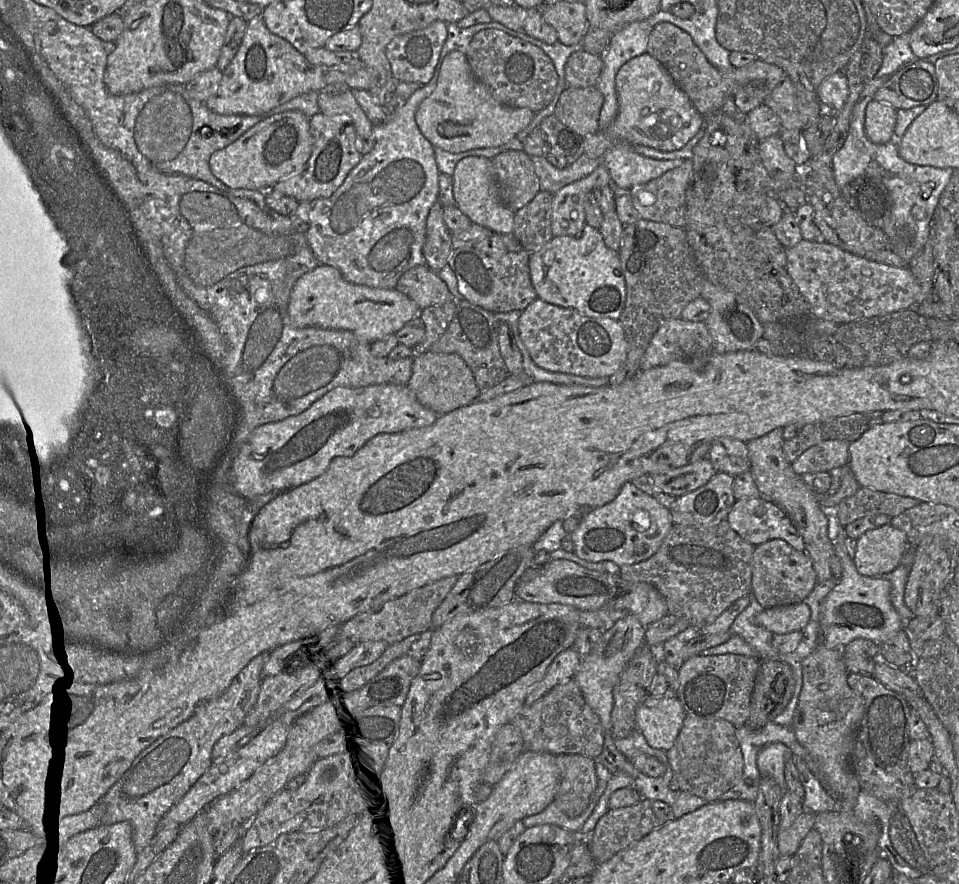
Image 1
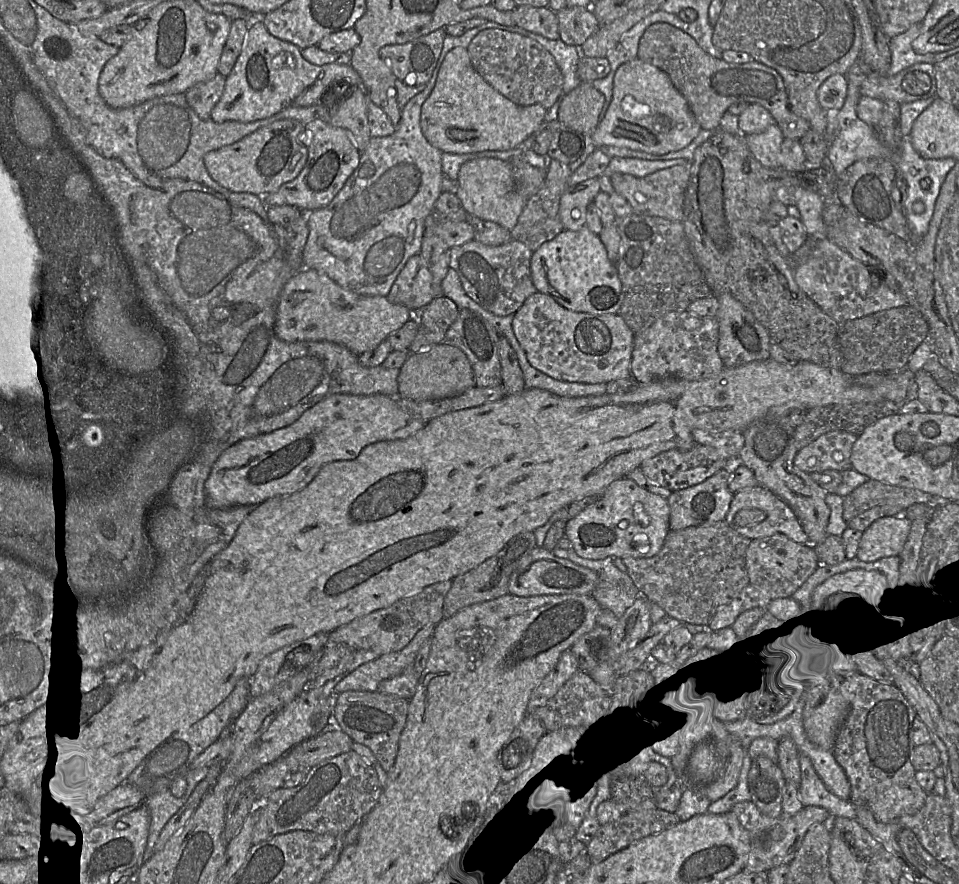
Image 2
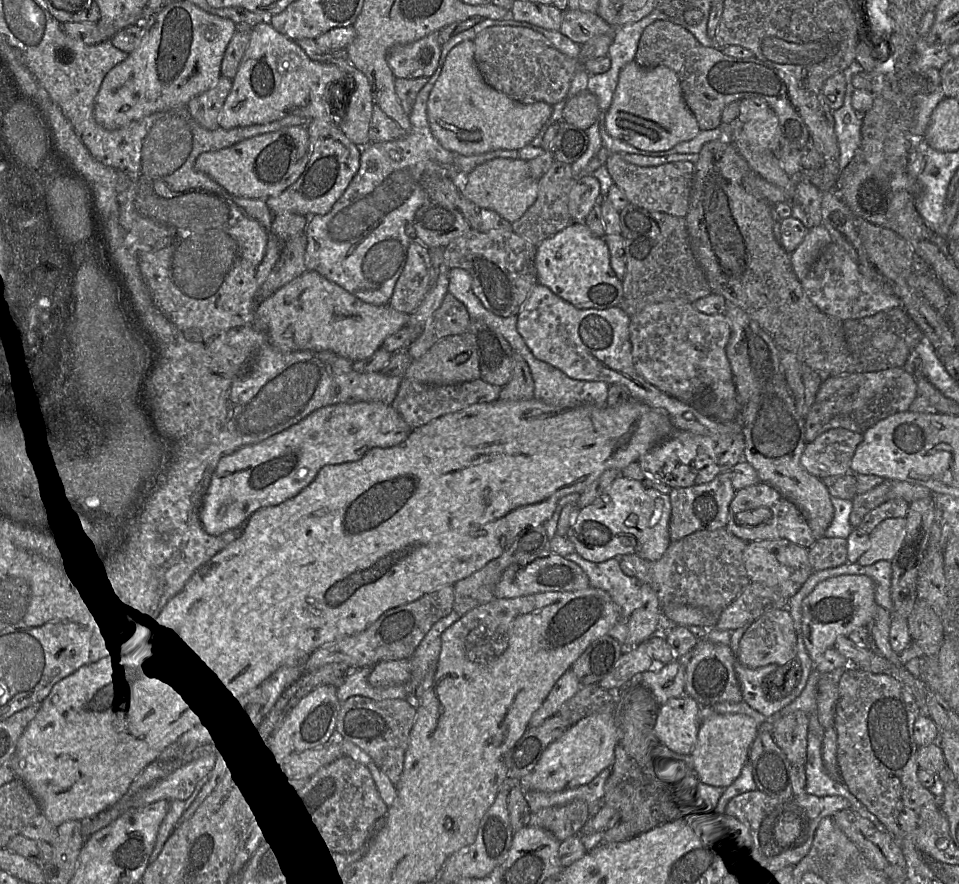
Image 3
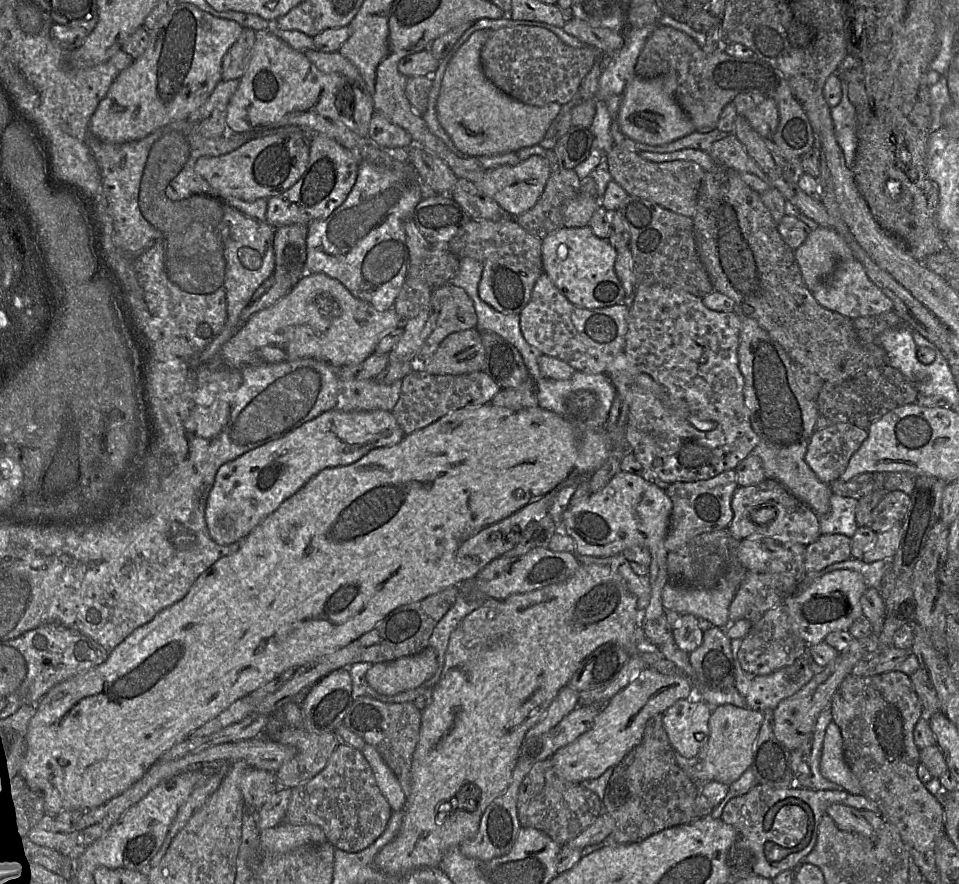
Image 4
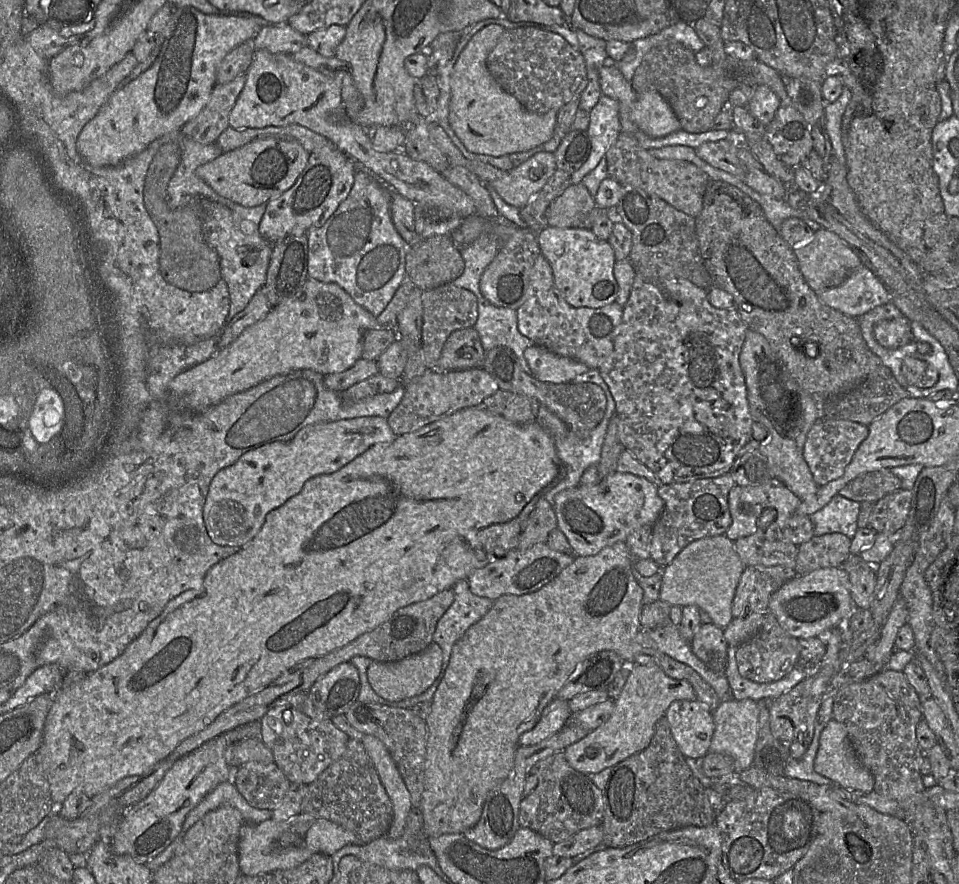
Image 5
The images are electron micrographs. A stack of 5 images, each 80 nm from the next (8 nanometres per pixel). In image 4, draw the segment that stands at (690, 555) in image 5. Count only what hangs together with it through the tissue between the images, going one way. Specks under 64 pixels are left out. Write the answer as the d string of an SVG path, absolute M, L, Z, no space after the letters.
M668 581L661 594L662 606L680 615L691 614L706 619L713 626L726 628L729 622L729 606L737 589L722 582L714 589L684 586Z

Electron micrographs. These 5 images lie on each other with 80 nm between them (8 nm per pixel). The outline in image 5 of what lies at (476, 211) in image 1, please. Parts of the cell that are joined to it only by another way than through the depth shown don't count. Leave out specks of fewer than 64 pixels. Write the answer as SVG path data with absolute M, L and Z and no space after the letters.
M539 152L513 167L501 179L484 184L491 186L507 204L521 209L542 189L556 169L554 153Z

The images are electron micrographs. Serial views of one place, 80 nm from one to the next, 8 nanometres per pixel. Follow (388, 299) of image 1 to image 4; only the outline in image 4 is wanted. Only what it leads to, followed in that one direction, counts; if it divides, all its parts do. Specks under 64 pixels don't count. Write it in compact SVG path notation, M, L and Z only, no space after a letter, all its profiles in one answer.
M306 273L290 291L274 305L255 313L221 347L221 361L240 369L246 366L279 363L302 358L315 358L335 368L357 365L374 353L380 339L394 329L402 327L404 320L394 309L378 311L369 303L354 297L337 279L323 273Z

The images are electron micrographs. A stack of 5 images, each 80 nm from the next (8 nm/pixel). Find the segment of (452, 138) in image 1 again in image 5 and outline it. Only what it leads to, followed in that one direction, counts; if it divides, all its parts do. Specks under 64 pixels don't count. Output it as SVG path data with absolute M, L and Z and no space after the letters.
M495 24L479 30L461 51L451 75L450 126L466 149L478 155L500 157L527 151L544 144L555 133L558 111L528 111L490 74L487 57L504 31L504 27Z

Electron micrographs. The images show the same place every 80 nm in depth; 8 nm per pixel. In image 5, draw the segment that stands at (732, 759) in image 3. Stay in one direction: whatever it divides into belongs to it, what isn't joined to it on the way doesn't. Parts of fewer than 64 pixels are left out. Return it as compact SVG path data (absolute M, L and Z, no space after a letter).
M752 699L721 701L712 711L715 730L711 738L709 752L732 757L739 772L750 768L753 764L758 739L759 713L758 703Z

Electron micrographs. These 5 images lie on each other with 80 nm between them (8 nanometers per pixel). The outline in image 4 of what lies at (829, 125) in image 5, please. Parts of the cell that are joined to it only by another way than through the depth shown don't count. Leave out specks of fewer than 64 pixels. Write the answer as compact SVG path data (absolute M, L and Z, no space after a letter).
M842 81L842 96L839 104L831 108L836 140L843 151L847 167L852 168L857 149L856 107L848 97L848 83Z

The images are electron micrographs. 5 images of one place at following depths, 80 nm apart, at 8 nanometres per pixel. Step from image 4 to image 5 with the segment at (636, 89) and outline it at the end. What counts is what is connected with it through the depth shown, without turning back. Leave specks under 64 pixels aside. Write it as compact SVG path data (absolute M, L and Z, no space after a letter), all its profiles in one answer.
M657 91L637 93L631 117L637 126L651 137L663 137L681 130L673 109Z

